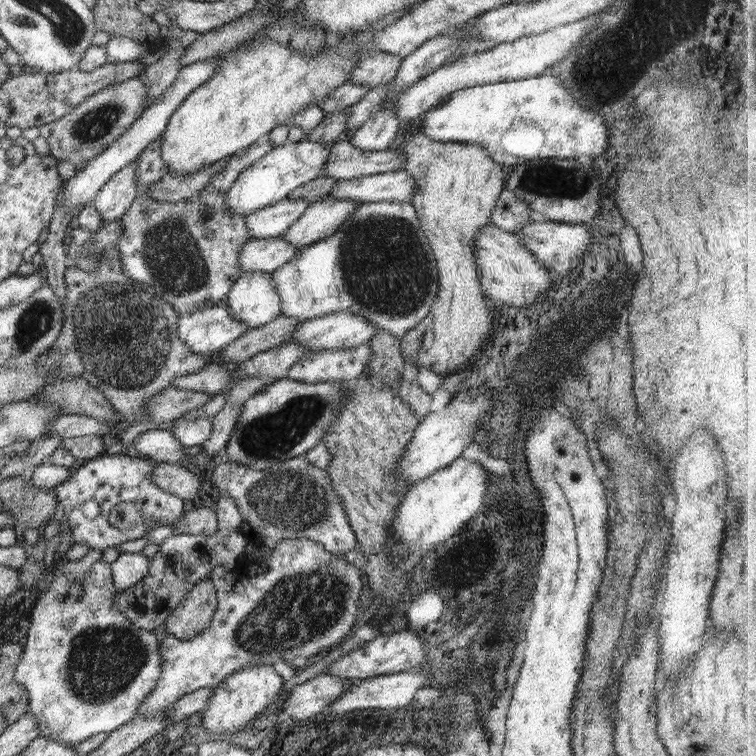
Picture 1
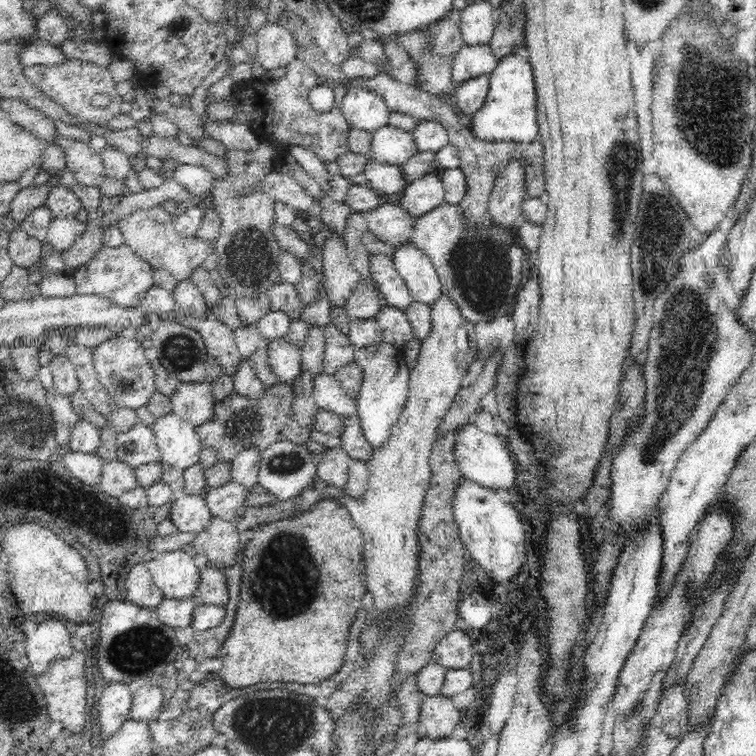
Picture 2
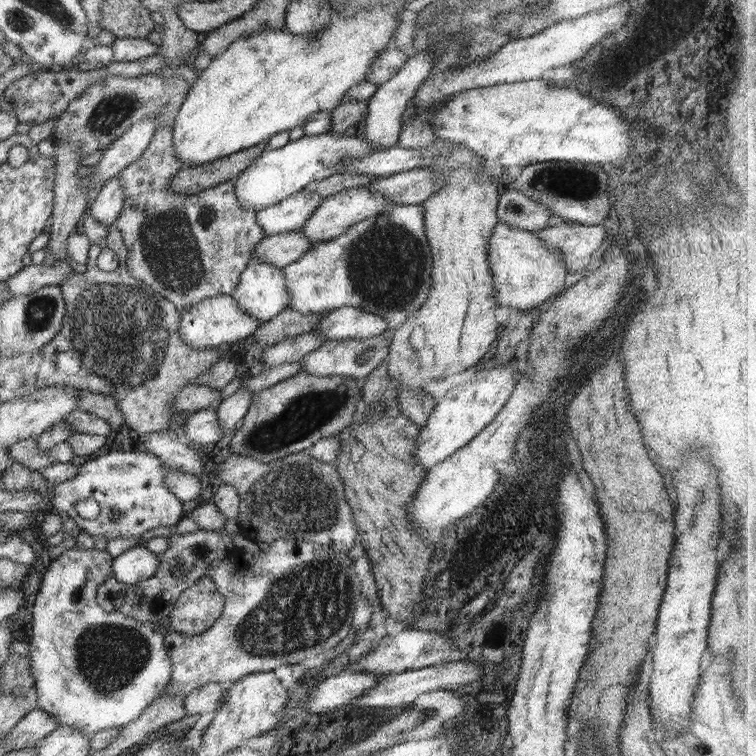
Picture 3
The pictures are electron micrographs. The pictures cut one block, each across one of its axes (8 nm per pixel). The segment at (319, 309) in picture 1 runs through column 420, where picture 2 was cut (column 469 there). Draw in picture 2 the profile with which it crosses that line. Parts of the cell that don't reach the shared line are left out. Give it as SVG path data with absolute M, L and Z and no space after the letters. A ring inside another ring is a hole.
M444 201L434 210L415 219L410 242L430 257L442 284L441 291L450 296L450 301L458 305L458 309L468 321L475 325L480 320L492 322L496 317L510 314L515 303L514 298L524 282L522 276L524 250L519 244L515 228L496 226L489 219L482 224L469 226L462 216L462 209L458 205Z

